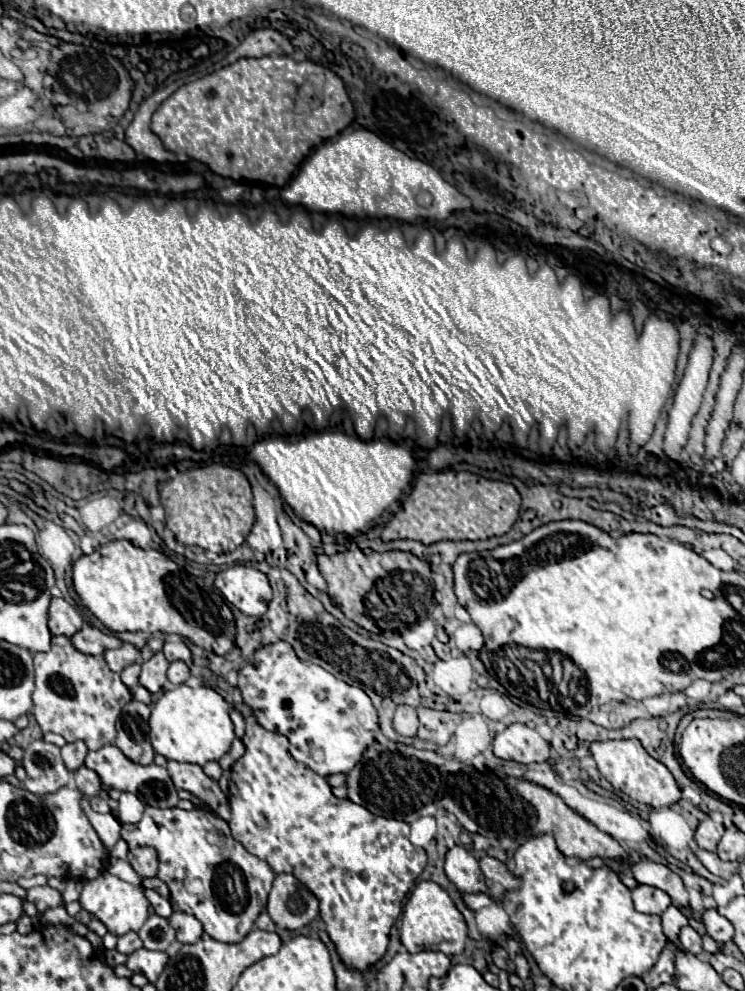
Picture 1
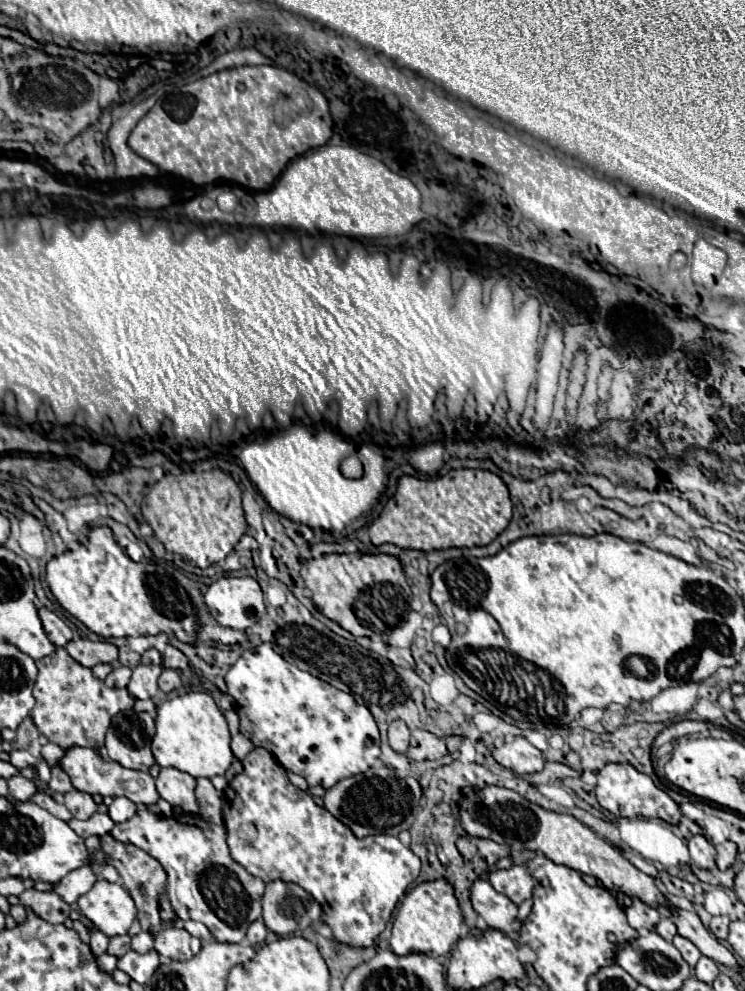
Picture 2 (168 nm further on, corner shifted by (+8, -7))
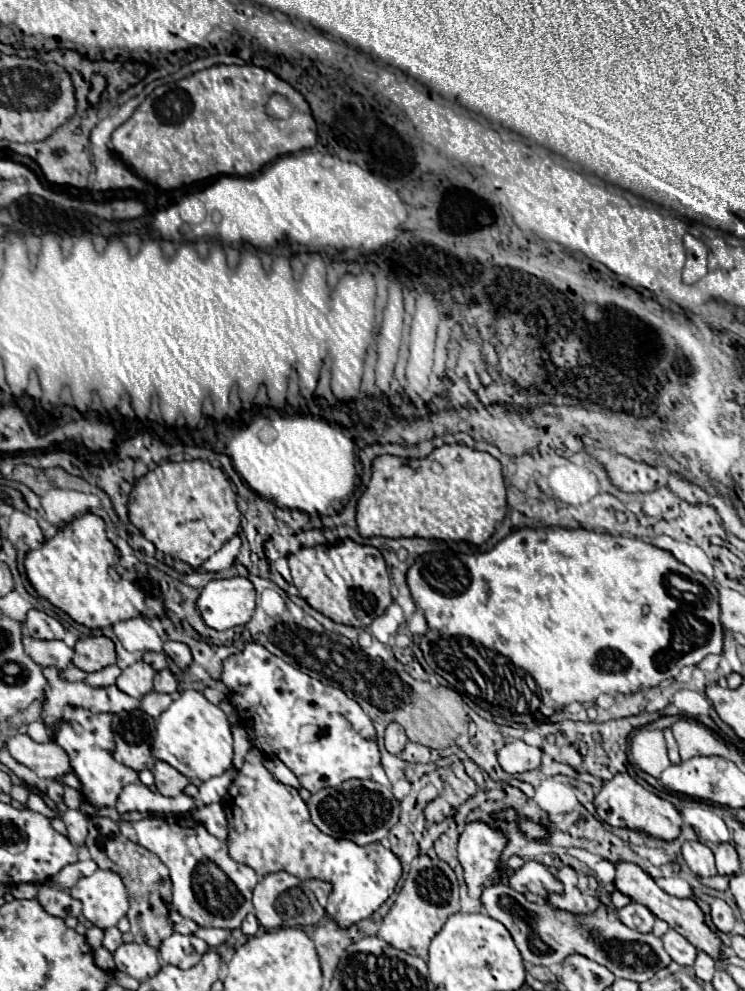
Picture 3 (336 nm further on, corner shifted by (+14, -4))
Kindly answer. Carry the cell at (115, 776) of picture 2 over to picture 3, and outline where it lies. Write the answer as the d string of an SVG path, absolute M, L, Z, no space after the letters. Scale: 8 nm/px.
M17 734L7 742L7 748L17 762L31 768L39 778L59 780L71 772L69 754L53 740L47 744L37 744L29 736Z

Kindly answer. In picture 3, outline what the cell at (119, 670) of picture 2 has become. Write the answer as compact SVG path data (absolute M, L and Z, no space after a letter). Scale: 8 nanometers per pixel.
M113 664L113 666L107 666L107 668L99 670L99 672L89 674L89 678L85 682L89 682L91 686L111 686L111 684L115 684L115 680L117 680L119 674L121 674L119 666Z

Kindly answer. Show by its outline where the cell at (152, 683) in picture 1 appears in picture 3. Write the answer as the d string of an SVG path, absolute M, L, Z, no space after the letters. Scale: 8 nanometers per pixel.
M139 660L121 672L121 676L117 678L117 688L133 698L143 698L147 692L153 690L153 676L155 670Z

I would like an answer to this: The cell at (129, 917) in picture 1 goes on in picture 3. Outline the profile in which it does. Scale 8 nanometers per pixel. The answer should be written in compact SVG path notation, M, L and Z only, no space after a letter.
M97 870L93 876L81 878L69 892L83 904L83 916L101 930L117 926L129 910L127 890L111 870Z

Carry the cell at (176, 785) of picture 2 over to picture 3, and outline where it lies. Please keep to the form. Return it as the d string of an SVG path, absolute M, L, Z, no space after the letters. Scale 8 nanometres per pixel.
M157 760L155 768L153 768L153 776L155 776L155 786L163 796L179 796L183 792L183 788L189 784L189 780L177 772L173 766L169 766L167 762Z

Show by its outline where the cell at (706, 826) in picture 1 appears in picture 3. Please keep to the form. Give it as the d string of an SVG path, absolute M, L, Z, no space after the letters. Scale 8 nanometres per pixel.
M697 840L695 842L683 842L681 852L683 852L683 858L685 858L685 862L687 862L687 866L691 868L693 874L697 874L697 876L717 874L713 852L705 844L701 844Z

